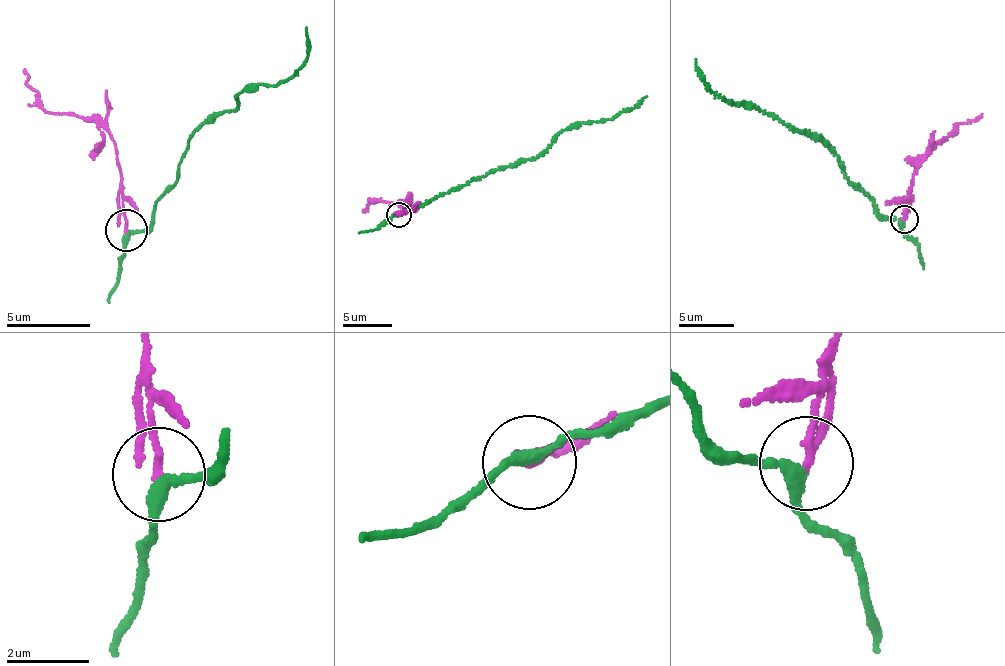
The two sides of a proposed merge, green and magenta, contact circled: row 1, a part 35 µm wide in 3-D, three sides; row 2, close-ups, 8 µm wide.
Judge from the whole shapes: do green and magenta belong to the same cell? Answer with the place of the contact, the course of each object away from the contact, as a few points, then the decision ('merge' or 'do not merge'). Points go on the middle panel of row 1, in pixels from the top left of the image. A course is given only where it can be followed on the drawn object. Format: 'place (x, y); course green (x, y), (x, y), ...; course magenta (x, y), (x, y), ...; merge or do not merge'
place (399, 215); course green (397, 214), (483, 176), (531, 160), (565, 129), (603, 122), (646, 96); course magenta (398, 214), (411, 210), (376, 199), (364, 211); do not merge

